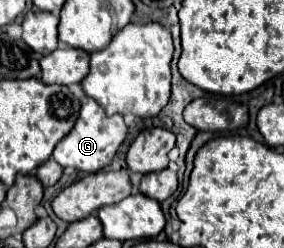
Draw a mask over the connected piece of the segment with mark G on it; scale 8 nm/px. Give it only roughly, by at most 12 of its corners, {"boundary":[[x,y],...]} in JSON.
{"boundary":[[85,95],[75,129],[57,143],[63,167],[97,173],[125,137],[123,115]]}

